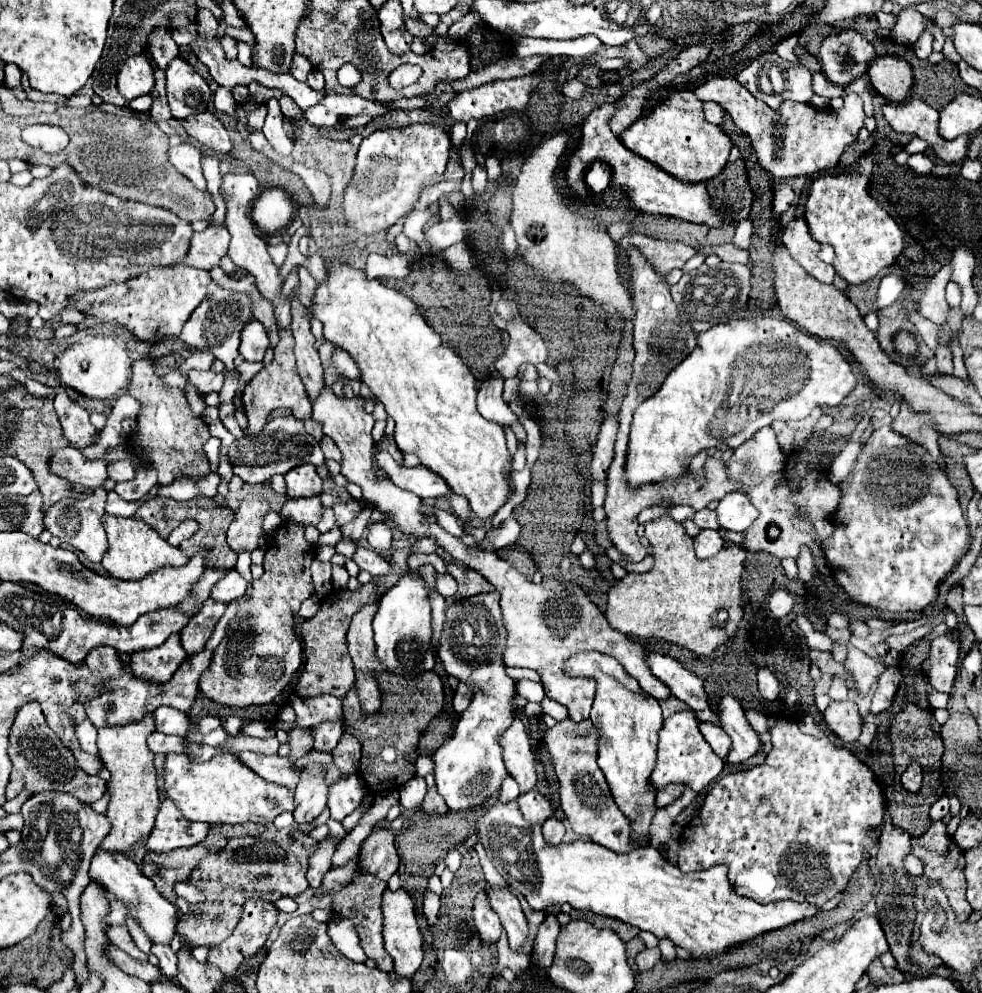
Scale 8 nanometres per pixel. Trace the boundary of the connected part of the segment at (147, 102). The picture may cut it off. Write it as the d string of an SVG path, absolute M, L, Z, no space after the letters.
M143 95L143 97L139 97L139 99L129 101L129 107L131 107L133 111L137 111L137 113L147 113L149 107L151 107L151 103L153 103L151 95Z

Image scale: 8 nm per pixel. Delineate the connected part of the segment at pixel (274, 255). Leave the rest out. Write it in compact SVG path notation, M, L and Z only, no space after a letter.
M281 241L281 243L275 245L275 247L269 247L269 255L271 255L271 259L273 259L273 263L275 263L277 267L281 267L281 261L285 261L287 249L289 249L289 245L287 245L285 241Z

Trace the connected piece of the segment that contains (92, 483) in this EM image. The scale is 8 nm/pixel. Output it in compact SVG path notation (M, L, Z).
M59 449L51 457L51 473L61 479L69 479L71 485L97 489L107 479L107 453L109 451L95 461L89 461L79 449Z

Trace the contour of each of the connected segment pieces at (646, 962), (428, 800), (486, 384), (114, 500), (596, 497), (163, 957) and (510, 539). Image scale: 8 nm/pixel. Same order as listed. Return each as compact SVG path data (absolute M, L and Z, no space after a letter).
M653 947L653 949L643 949L639 955L637 955L637 967L639 967L639 971L647 971L647 969L651 969L651 967L655 967L655 963L661 959L661 951L657 949L657 947Z
M429 789L429 791L427 791L425 801L423 801L421 807L423 807L425 811L435 811L435 813L443 813L443 811L447 811L447 805L445 805L443 799L439 797L437 789Z
M499 373L483 381L477 395L477 409L485 419L493 419L499 425L513 425L513 423L519 423L519 417L501 399L503 381L505 379Z
M109 491L105 511L107 511L109 515L115 515L115 517L131 517L131 515L137 511L137 503L125 501L125 499L121 499L115 491Z
M603 479L603 481L599 481L599 483L593 483L593 487L591 487L591 501L593 501L593 507L603 505L605 497L607 497L607 479Z
M153 945L151 953L159 957L159 969L167 975L167 977L175 977L177 975L177 955L171 951L171 947L159 947Z
M509 517L495 533L487 533L487 537L481 545L487 551L495 551L495 549L515 545L519 541L519 535L521 535L521 526L513 517Z

